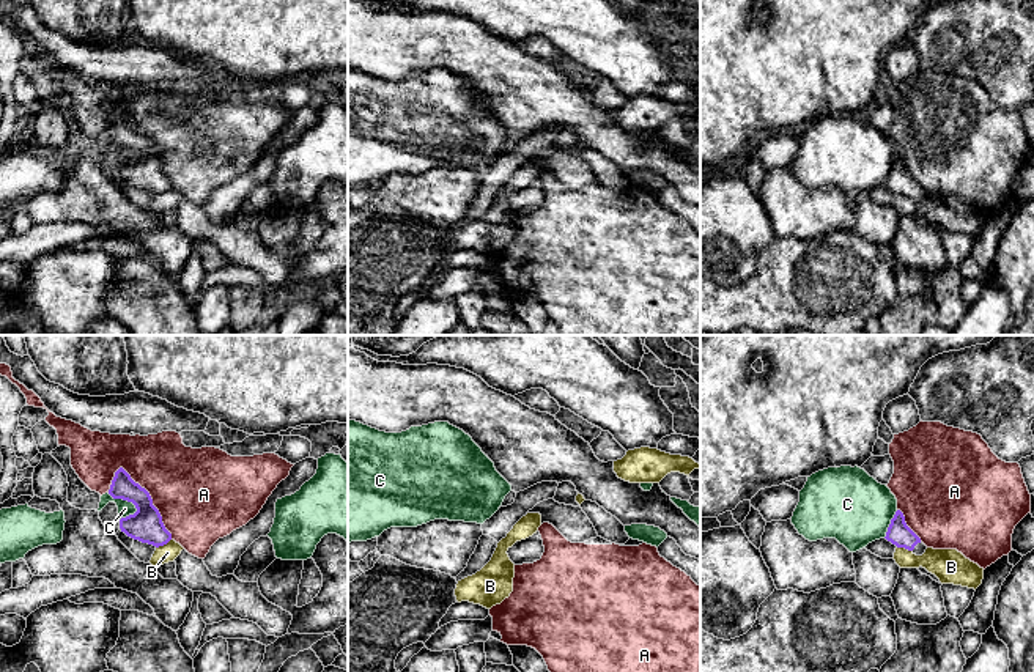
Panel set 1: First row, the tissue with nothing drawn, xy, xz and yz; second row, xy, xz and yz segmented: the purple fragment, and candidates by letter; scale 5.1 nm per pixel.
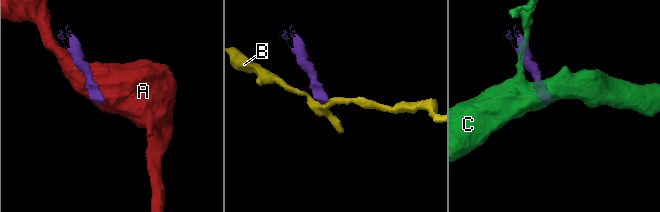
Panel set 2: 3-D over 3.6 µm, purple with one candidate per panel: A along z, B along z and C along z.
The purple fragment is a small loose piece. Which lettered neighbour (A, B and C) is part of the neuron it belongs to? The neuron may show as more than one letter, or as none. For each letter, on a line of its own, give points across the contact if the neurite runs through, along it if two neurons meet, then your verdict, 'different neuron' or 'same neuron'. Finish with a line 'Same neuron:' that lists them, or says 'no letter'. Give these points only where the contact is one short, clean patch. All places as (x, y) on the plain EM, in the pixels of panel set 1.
A: different neuron
B: border xy (170, 186), (156, 195); different neuron
C: border xy (107, 140), (129, 148), (137, 158); different neuron
Same neuron: no letter

